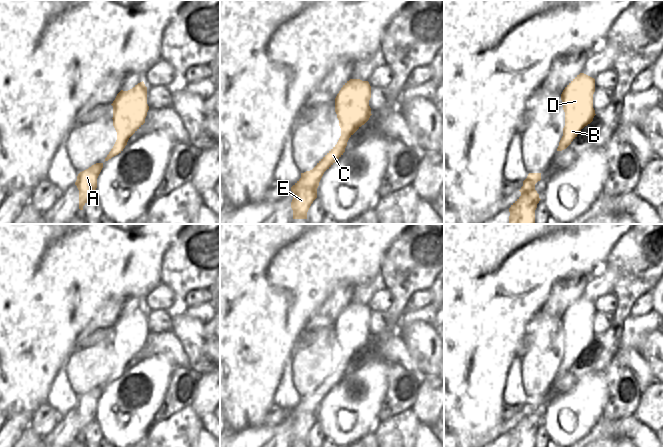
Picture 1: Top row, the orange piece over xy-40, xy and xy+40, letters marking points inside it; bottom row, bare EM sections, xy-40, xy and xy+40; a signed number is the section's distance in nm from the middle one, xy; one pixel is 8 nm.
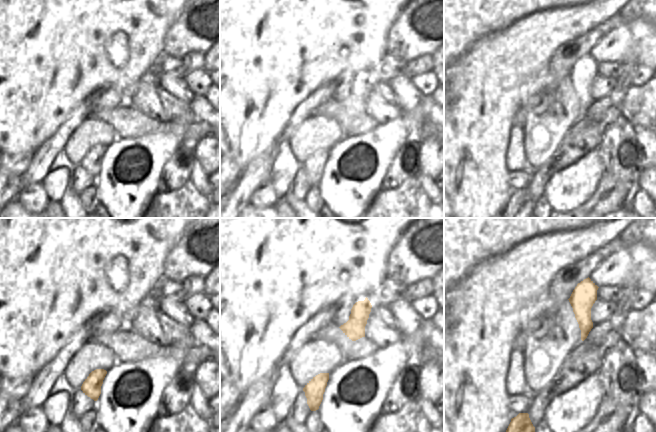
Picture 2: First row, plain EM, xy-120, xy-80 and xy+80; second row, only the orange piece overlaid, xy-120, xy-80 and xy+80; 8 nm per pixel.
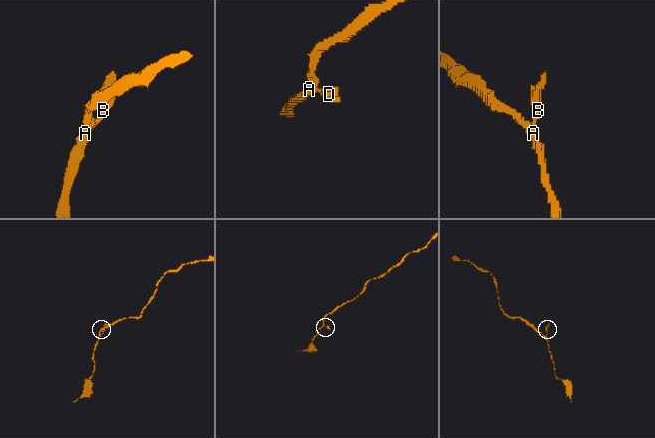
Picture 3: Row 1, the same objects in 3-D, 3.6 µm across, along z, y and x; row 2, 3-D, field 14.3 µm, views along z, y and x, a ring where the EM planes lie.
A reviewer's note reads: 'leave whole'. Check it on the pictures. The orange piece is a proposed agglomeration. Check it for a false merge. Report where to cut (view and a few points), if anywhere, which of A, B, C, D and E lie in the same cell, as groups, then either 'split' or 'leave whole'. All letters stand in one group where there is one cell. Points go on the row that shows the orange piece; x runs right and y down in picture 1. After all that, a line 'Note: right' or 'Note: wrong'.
xy (313, 168), (324, 171) | A E / B C D | split
Note: wrong

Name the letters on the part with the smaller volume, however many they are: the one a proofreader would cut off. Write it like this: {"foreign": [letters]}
{"foreign": ["B", "C", "D"]}

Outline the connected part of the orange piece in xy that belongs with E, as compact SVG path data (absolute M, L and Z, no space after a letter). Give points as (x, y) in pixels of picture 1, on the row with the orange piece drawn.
M314 169L301 173L301 178L291 187L293 219L307 219L307 212L317 198L317 188L324 171Z

